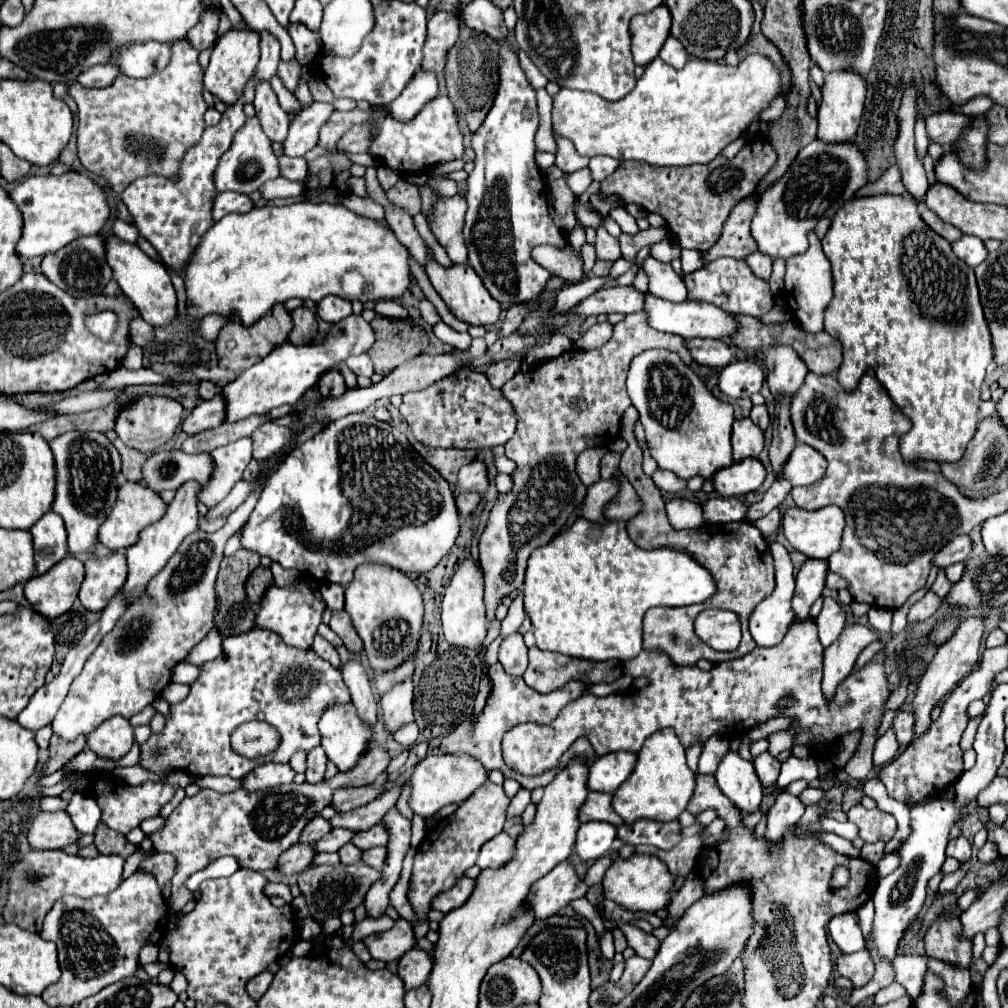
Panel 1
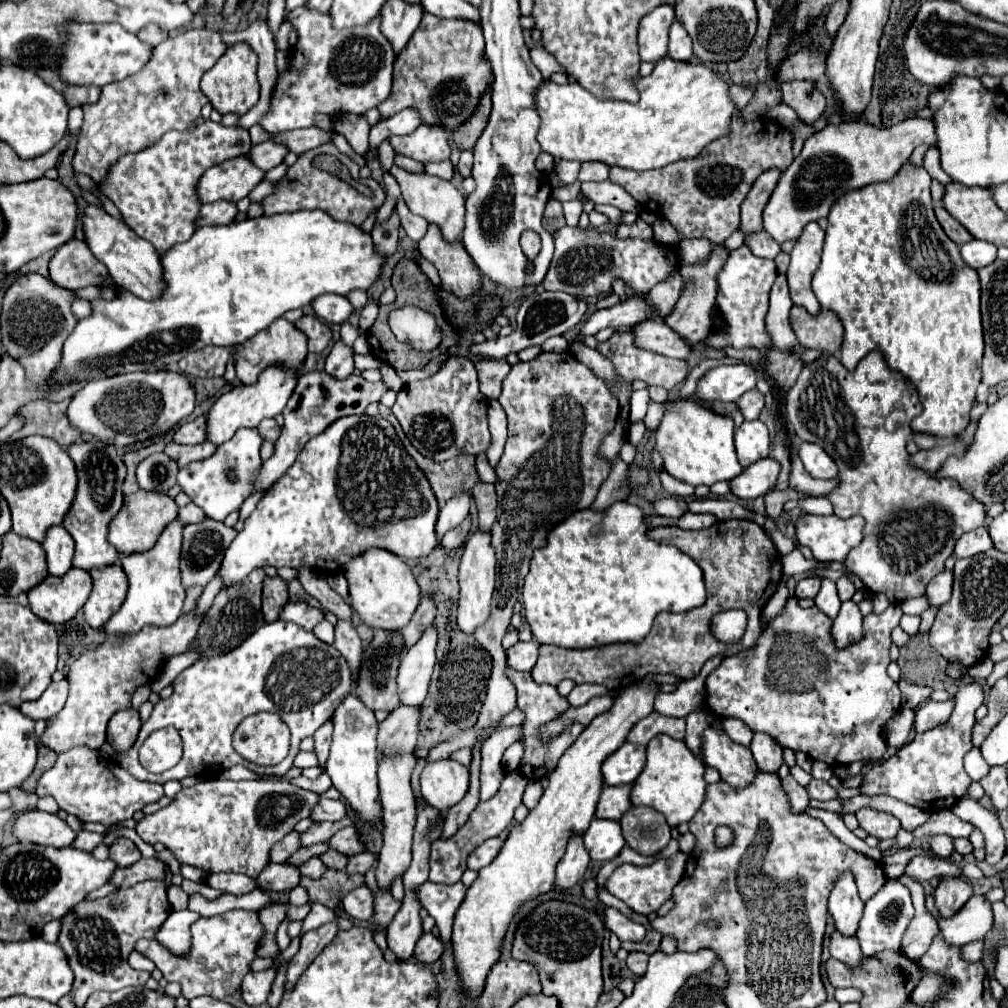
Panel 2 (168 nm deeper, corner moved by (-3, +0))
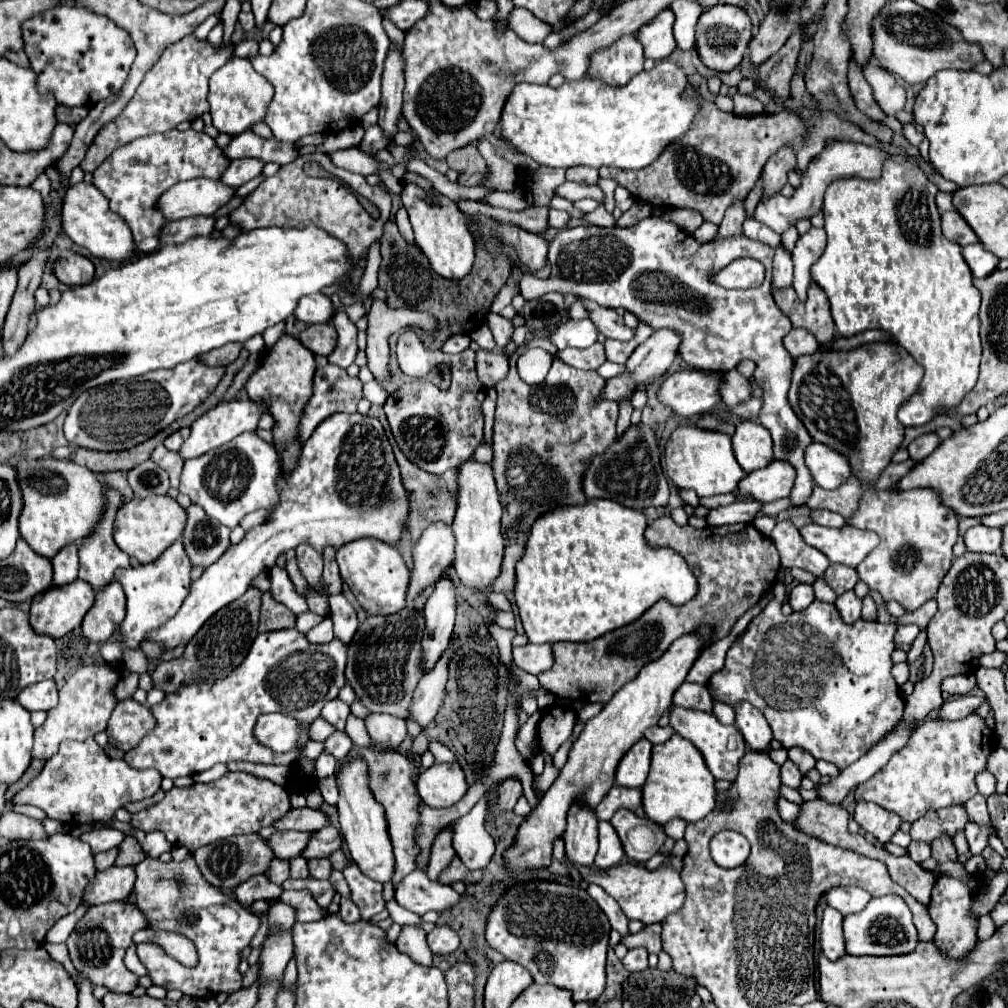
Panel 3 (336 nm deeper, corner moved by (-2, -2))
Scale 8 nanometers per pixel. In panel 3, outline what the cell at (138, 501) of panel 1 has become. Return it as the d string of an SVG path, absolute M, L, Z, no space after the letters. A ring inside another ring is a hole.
M148 496L148 498L132 498L122 504L116 522L114 522L114 542L126 552L132 560L140 564L148 564L156 560L174 540L182 536L182 528L186 522L186 510L170 496Z

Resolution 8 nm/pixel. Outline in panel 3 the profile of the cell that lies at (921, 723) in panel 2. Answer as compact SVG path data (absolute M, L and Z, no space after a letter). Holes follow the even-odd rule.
M954 696L942 704L942 708L936 712L936 720L964 718L964 716L972 714L982 702L984 702L984 698L976 698L976 696Z

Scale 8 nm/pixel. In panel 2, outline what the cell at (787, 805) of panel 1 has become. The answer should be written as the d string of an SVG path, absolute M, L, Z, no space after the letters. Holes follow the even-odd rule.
M791 774L783 780L783 790L789 796L789 802L791 802L791 810L793 812L803 812L809 806L807 790L801 784L797 784L797 780Z

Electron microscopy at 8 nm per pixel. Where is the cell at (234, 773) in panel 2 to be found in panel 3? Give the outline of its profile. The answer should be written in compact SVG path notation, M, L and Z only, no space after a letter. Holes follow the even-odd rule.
M310 741L303 749L302 756L308 760L316 760L323 751L323 742Z

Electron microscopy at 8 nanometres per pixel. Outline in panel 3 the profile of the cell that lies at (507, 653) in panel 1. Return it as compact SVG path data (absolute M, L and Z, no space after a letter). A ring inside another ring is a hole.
M550 644L516 646L514 648L514 662L518 664L518 668L522 668L530 674L540 674L554 664L552 648L550 648Z

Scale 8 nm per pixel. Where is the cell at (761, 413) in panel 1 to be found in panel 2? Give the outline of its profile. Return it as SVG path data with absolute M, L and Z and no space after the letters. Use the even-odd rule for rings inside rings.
M753 388L747 394L743 394L735 404L741 410L741 414L745 416L745 420L757 420L759 412L765 406L765 400L763 400L763 394L757 388Z

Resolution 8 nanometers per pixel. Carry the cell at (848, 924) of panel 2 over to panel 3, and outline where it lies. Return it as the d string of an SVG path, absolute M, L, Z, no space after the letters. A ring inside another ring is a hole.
M844 886L844 888L828 890L826 898L828 898L828 906L832 906L834 910L838 910L846 916L846 914L852 914L852 912L864 910L864 906L870 902L872 896L862 888Z

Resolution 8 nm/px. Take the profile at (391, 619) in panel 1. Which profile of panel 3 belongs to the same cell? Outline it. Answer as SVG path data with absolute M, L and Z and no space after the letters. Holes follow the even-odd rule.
M374 538L354 540L336 552L336 562L340 566L342 580L348 584L354 598L358 600L358 604L364 608L368 616L374 616L374 614L390 616L394 612L400 612L400 608L408 606L406 592L410 584L408 580L410 570L402 560L400 552L390 544L384 544Z

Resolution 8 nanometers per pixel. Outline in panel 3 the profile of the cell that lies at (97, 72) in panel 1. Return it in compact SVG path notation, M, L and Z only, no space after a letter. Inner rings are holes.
M58 106L56 108L56 118L58 118L58 122L66 122L66 124L70 124L70 122L80 122L80 120L84 120L86 116L88 116L88 112L90 112L90 108L88 106L82 106L82 108L66 108L66 106Z

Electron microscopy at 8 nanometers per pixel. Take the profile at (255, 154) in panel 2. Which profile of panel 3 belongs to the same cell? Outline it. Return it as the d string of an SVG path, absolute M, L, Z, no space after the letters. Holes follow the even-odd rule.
M242 158L242 160L232 160L228 170L224 172L224 176L220 178L224 184L228 186L242 186L246 184L248 180L252 180L254 176L262 174L262 168L264 168L264 162L262 160L254 160L254 158Z

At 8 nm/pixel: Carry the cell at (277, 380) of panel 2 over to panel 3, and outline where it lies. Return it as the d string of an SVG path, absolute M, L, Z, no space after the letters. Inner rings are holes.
M228 400L228 402L220 402L216 404L212 410L208 410L204 416L200 416L194 424L192 424L192 432L190 438L186 440L186 444L180 448L180 454L188 460L188 458L196 458L202 456L208 450L214 450L226 442L230 442L232 438L236 438L238 434L246 432L246 430L256 430L258 422L262 418L262 414L266 414L266 402L250 402L246 400Z

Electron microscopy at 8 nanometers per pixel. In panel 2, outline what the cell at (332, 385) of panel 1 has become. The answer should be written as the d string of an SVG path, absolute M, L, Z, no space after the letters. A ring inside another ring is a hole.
M343 340L335 342L327 356L327 362L325 362L327 374L331 374L335 378L347 378L349 374L353 374L353 368L355 368L353 354L355 354L355 350L351 346L347 346Z

